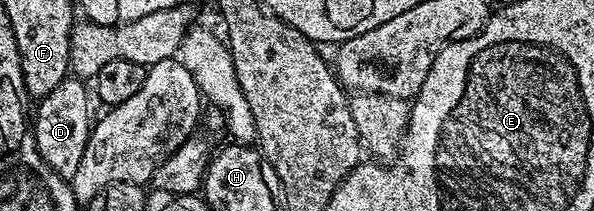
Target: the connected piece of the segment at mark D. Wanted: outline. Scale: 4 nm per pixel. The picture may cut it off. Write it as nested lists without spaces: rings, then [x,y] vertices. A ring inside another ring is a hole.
[[[78,77],[64,78],[56,88],[38,101],[37,116],[31,126],[33,140],[40,156],[47,162],[49,168],[55,170],[67,182],[72,181],[79,168],[79,160],[86,148],[91,127],[89,98],[84,84],[86,83]]]

